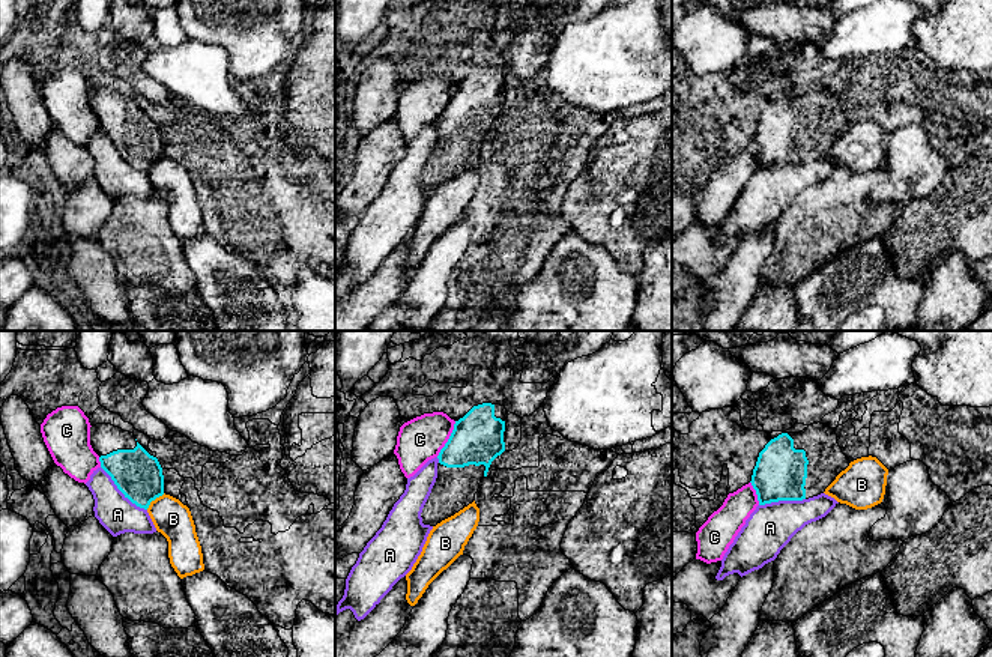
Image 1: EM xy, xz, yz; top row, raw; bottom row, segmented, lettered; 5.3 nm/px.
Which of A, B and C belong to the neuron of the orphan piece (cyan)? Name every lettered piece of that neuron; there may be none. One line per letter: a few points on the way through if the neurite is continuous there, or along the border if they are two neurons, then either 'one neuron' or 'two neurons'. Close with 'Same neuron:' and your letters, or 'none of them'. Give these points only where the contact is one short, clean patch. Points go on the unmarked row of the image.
A: two neurons
B: border along xy (164, 157), (157, 160), (146, 172); two neurons
C: two neurons
Same neuron: none of them

